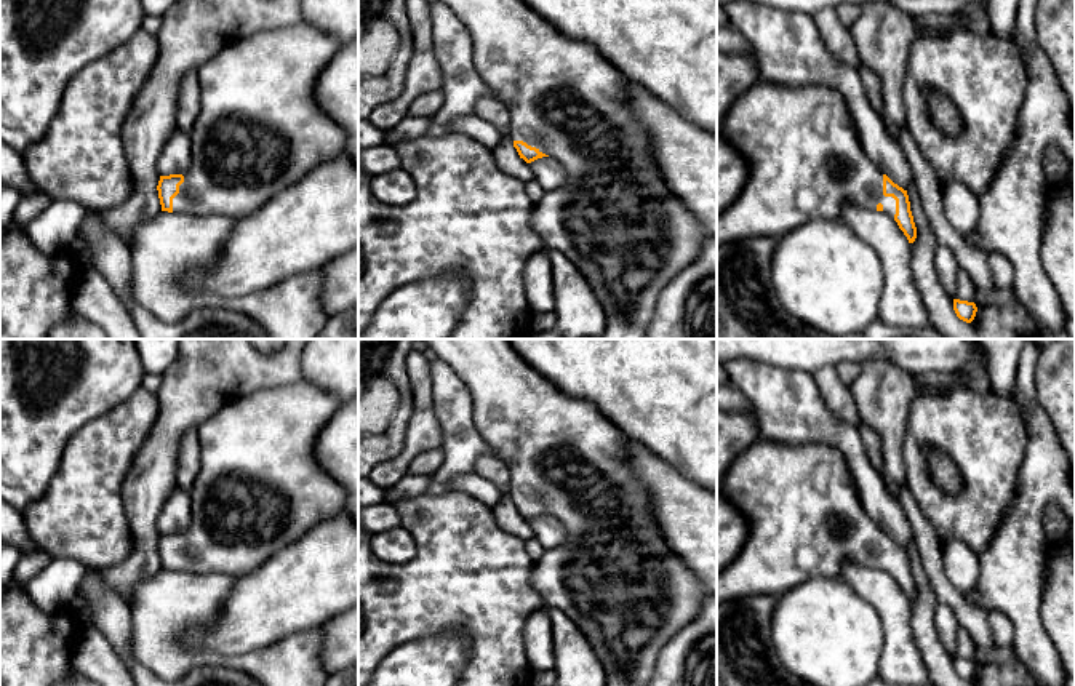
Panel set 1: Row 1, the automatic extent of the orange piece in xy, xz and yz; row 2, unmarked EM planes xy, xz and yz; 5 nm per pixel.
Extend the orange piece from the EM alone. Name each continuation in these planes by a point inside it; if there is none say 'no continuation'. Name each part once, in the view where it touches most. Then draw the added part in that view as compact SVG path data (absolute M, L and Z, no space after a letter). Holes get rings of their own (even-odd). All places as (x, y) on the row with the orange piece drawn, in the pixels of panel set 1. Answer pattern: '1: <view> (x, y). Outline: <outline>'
1: yz (805, 160). Outline: M758 80L747 91L744 91L731 106L729 112L723 118L720 128L720 134L734 146L749 165L747 182L742 187L739 197L717 216L717 248L731 241L741 241L744 238L755 237L771 237L779 240L787 232L809 222L814 219L840 219L841 209L849 203L862 209L877 211L877 205L883 205L883 213L894 217L896 214L896 200L893 197L883 195L883 173L881 170L865 155L856 125L853 122L851 112L846 106L845 96L833 88L827 86L784 86L776 85L768 80Z

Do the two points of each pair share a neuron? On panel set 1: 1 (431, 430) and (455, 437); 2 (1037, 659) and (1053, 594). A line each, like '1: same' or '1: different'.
1: different
2: different

